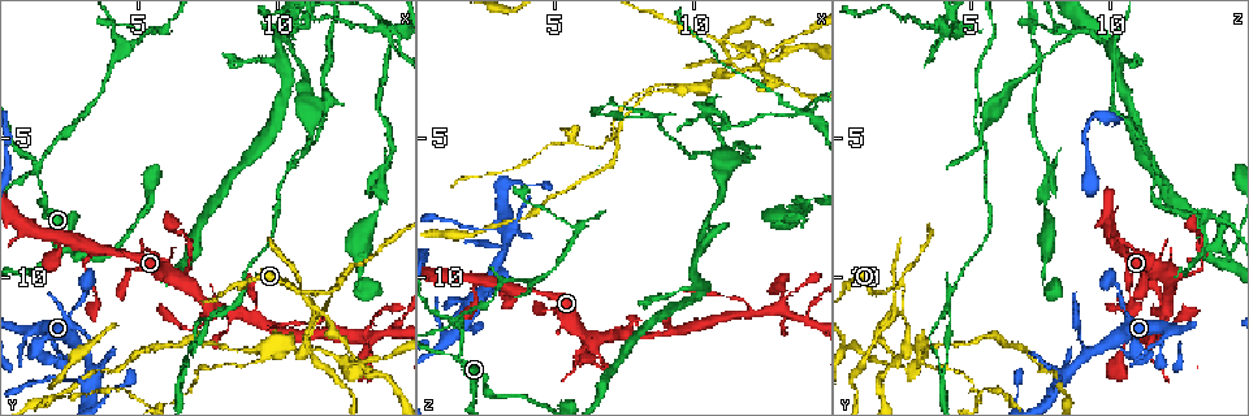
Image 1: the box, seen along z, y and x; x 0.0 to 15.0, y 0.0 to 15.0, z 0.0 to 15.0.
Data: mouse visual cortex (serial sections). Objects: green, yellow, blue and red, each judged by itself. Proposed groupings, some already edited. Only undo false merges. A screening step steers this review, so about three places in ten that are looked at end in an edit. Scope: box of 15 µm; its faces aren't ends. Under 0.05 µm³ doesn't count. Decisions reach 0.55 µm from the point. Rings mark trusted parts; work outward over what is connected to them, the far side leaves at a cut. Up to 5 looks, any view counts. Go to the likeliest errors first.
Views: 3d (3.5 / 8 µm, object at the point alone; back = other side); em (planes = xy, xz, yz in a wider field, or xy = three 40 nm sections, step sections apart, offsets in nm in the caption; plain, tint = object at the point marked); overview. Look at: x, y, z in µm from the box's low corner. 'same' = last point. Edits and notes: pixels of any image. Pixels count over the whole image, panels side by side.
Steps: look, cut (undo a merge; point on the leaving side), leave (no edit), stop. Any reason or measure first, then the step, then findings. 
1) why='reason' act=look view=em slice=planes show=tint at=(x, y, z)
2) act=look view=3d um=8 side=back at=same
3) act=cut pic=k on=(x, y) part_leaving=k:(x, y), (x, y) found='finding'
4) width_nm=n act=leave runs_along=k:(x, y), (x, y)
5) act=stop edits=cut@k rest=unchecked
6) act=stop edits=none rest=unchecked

why='narrows sharply' act=look view=3d um=8 at=(11.5, 11.2, 2.3)

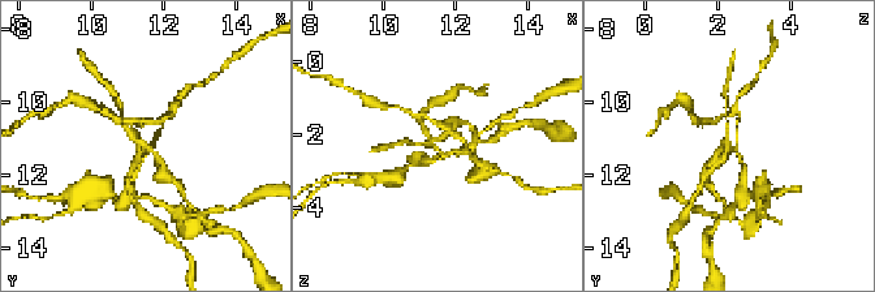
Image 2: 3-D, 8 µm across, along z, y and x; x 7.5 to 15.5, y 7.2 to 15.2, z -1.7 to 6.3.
act=look view=em slice=planes show=tint at=(11.5, 11.3, 2.4)

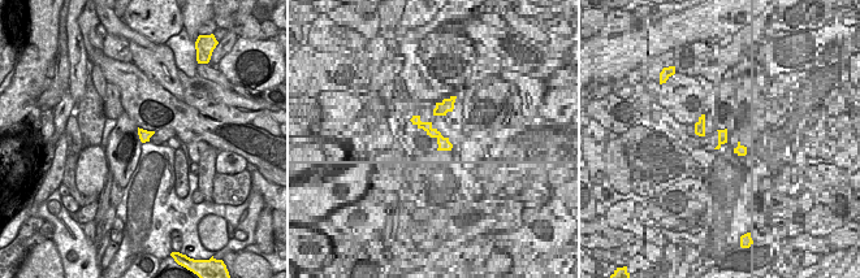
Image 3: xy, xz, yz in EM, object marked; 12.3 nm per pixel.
act=cut pic=2 on=(132, 132) part_leaving=2:(733, 149), (723, 142), (706, 168) found='a second cell is stuck on'

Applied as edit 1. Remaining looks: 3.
why='a narrow waist' act=look view=3d um=8 at=(6.8, 9.5, 13.2)

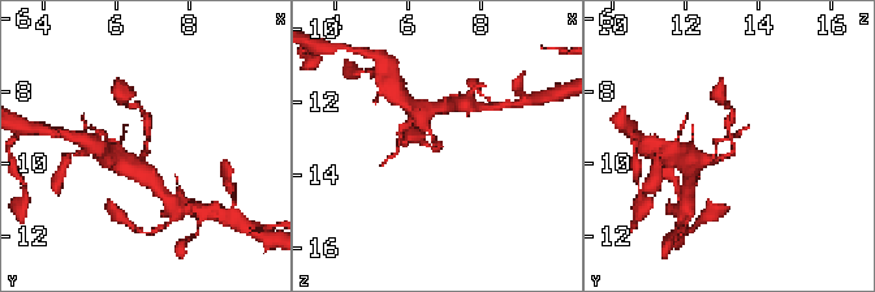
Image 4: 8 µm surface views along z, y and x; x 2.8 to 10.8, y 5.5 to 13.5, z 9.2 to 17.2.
act=look view=em slice=planes show=tint at=(6.8, 9.4, 13.2)

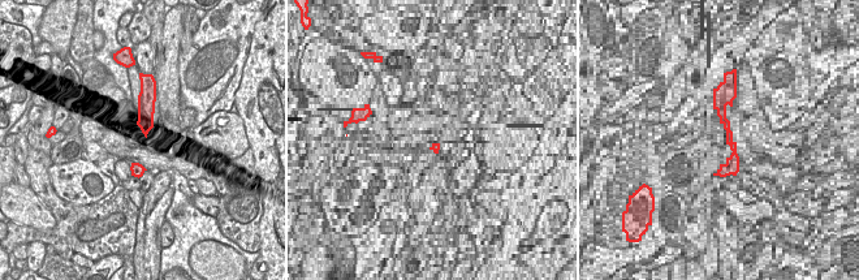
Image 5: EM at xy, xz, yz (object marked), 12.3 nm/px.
act=leave runs_along=4:(711, 160), (733, 149), (731, 108) found='one cell here'

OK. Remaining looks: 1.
act=stop edits=cut@2 rest=unchecked

